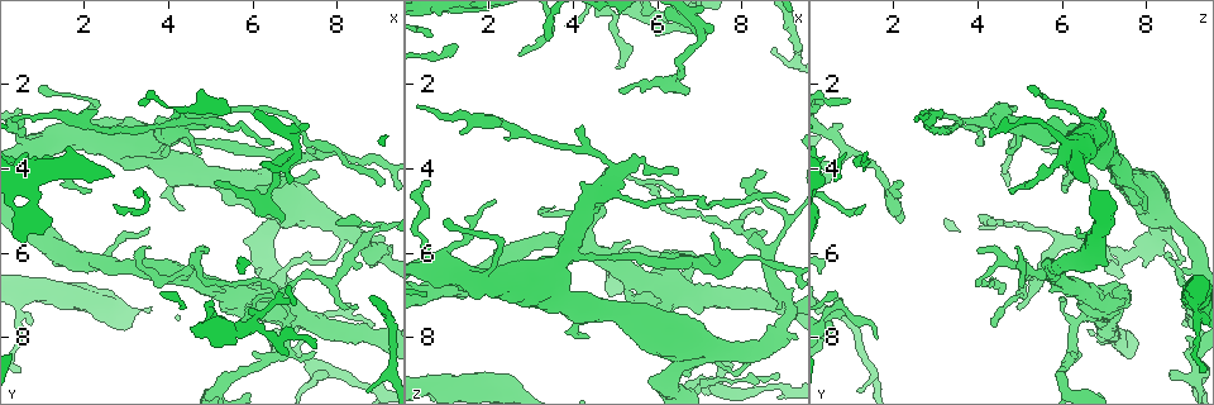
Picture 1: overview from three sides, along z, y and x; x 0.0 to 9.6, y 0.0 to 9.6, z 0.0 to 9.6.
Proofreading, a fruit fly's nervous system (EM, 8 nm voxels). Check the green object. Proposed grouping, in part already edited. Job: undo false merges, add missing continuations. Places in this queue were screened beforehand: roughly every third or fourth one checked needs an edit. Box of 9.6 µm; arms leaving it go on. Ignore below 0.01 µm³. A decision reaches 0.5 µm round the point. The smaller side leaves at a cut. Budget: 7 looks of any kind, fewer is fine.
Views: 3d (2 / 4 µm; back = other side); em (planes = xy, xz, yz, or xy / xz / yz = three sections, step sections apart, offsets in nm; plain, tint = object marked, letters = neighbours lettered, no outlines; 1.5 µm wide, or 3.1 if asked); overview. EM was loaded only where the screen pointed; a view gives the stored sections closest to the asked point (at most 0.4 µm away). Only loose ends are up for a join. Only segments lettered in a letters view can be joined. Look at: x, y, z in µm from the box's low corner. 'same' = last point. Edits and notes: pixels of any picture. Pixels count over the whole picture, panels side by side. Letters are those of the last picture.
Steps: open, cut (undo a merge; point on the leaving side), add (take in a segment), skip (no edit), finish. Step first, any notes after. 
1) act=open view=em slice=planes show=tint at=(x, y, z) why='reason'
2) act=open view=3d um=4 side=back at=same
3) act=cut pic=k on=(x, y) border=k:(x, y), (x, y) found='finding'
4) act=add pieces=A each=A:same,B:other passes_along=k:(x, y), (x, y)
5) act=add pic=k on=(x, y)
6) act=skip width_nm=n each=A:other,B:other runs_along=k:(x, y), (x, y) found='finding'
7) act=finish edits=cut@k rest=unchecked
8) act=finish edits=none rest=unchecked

act=open view=3d um=4 at=(6.95, 7.15, 0.75) why='free end'

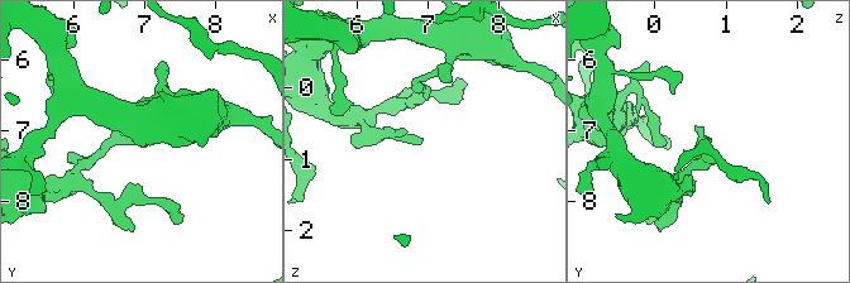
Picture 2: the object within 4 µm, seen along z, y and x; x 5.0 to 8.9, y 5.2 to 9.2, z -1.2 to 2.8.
act=open view=em slice=planes show=tint at=(6.90, 7.10, 0.80) why='shape alone is not enough'

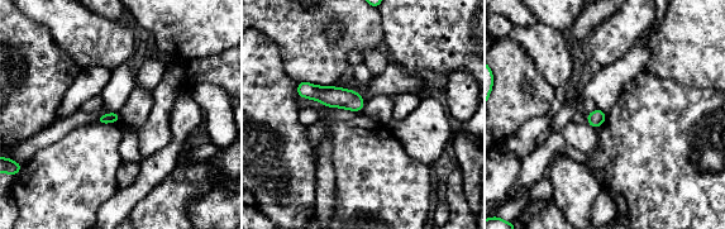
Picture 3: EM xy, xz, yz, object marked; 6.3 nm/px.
act=open view=em slice=planes show=letters at=same why='see the neighbours'

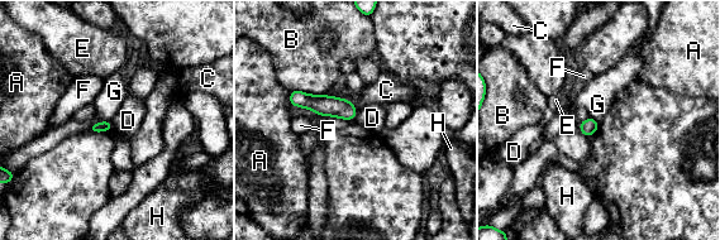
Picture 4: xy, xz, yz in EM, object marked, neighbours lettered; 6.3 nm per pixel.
act=skip each=A:other,B:other,C:other,D:other,E:other,F:other,G:other,H:other border=4:(357, 110), (353, 119) found='no lettered segment goes on from it'

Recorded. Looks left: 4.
act=open view=em slice=planes show=tint at=(7.00, 6.65, 5.10) why='narrows sharply'

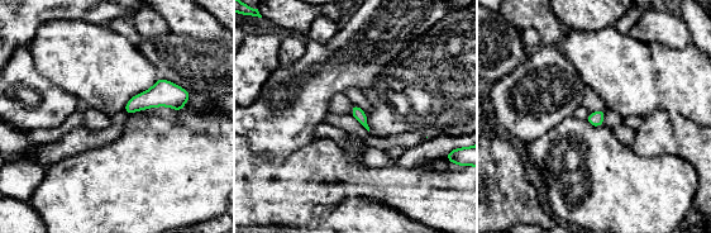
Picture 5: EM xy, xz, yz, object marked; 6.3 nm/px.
act=open view=em slice=planes show=letters at=same

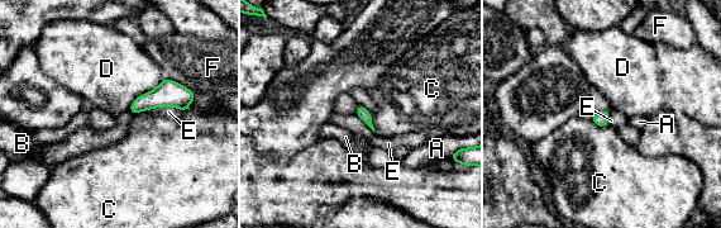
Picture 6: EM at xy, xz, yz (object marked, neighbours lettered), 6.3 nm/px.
act=skip longest_contact=D:300nm each=A:other,B:other,C:other,D:other,E:other,F:other border=6:(151, 108), (176, 107), (186, 113) found='one cell here'

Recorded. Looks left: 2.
act=finish edits=none rest=unchecked

